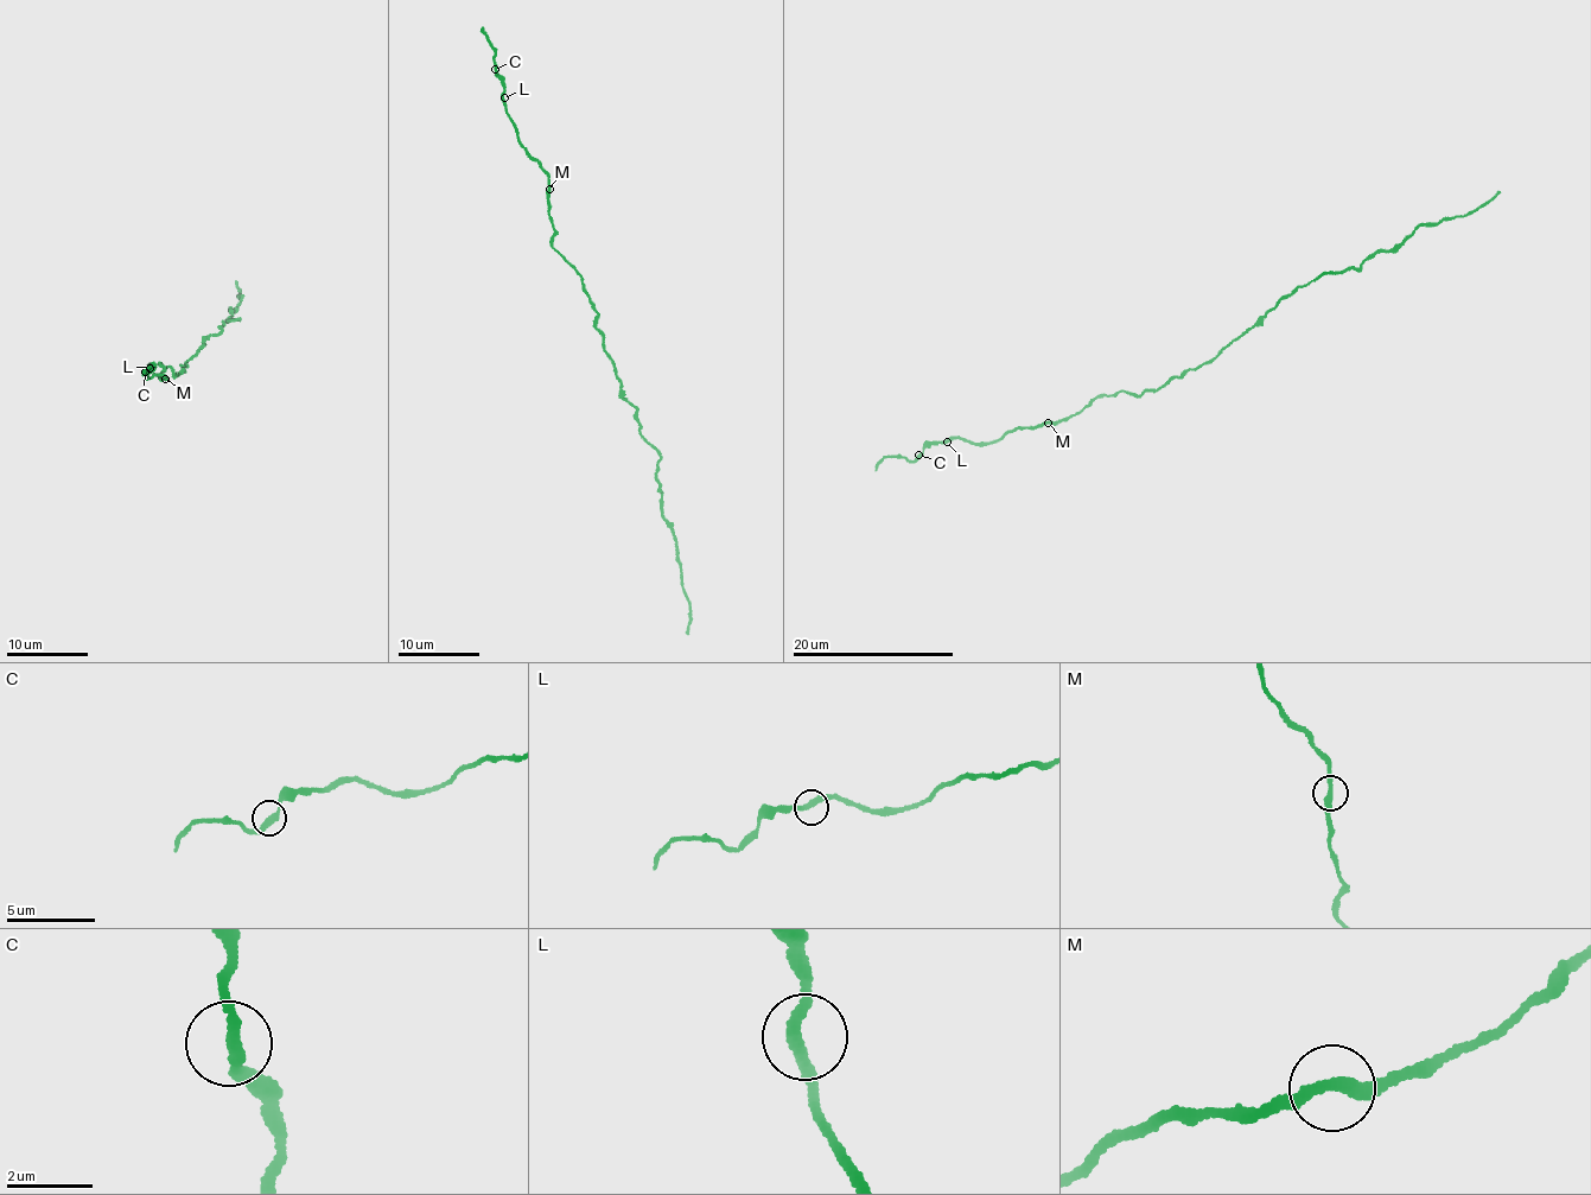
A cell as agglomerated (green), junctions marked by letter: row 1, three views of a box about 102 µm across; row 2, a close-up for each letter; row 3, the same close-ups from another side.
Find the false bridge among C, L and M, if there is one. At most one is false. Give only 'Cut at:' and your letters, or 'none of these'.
Cut at: none of these

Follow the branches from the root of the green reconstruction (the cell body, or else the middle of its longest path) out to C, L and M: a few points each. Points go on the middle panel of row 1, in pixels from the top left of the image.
C: (599, 331), (581, 275), (553, 245), (549, 179), (526, 153), (495, 69)
L: (599, 331), (581, 275), (553, 245), (548, 177), (526, 153), (504, 97)
M: (599, 331), (597, 316), (581, 275), (553, 245), (555, 234), (548, 214), (548, 190)

